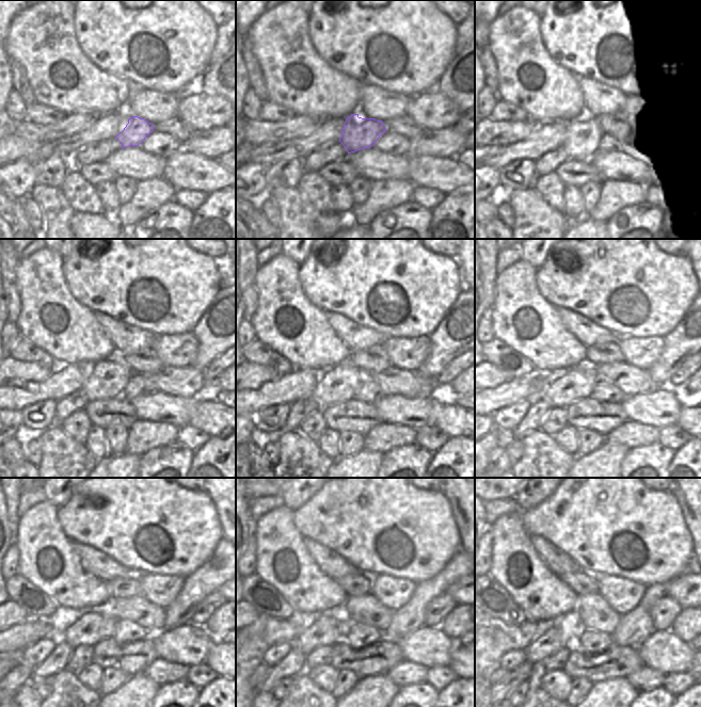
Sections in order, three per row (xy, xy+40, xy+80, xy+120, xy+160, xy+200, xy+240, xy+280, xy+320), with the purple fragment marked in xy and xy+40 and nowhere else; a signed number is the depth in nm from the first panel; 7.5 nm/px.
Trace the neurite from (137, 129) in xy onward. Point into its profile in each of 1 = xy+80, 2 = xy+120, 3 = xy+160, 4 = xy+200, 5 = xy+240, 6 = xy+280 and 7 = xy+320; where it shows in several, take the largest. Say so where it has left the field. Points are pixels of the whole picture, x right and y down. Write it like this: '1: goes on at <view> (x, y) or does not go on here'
1: goes on at xy+80 (585, 138)
2: goes on at xy+120 (107, 379)
3: goes on at xy+160 (340, 383)
4: goes on at xy+200 (575, 384)
5: goes on at xy+240 (92, 627)
6: goes on at xy+280 (327, 630)
7: goes on at xy+320 (544, 645)

